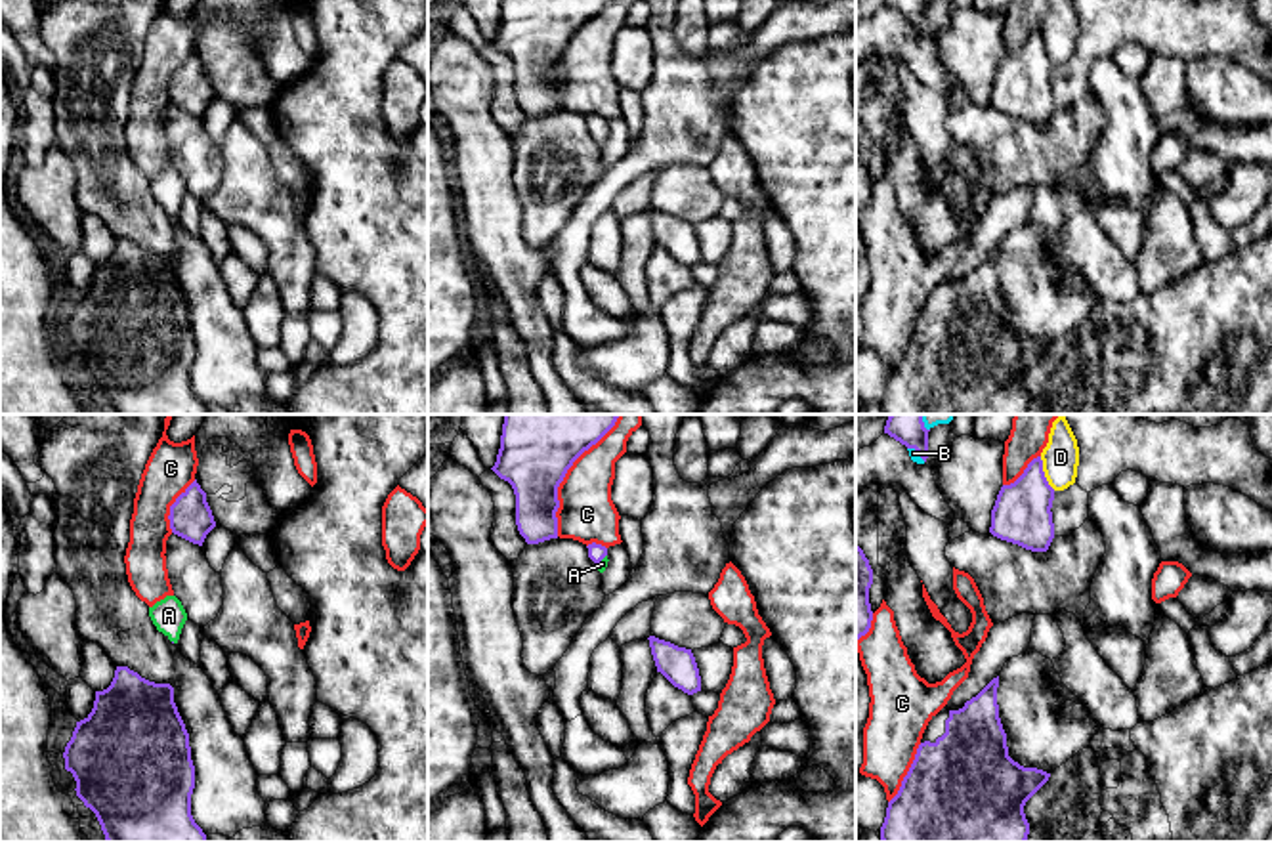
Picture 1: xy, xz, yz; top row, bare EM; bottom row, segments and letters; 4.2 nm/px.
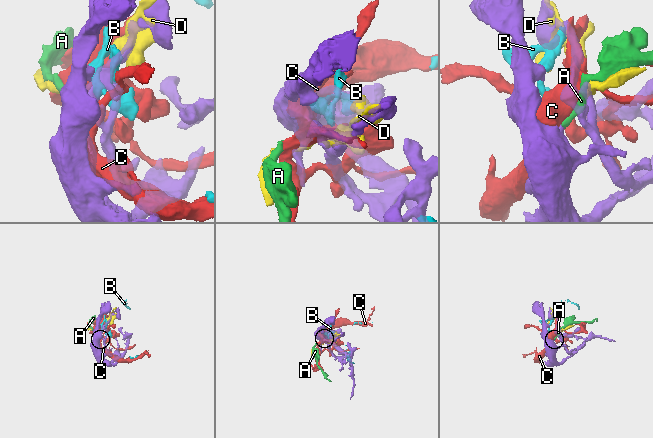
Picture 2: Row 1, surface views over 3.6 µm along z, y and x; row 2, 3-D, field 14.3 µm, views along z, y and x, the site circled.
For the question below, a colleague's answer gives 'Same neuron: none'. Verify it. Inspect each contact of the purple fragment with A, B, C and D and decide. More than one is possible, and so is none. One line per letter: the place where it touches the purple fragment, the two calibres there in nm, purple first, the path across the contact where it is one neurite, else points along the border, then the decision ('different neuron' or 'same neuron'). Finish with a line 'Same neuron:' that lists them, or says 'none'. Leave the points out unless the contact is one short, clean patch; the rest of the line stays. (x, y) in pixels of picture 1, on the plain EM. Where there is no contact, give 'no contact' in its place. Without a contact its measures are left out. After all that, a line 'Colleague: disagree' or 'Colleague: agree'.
A: xz (602, 130) | 80/40 nm | across xz (596, 125), (602, 130), (602, 136) | same neuron
B: yz (917, 23) | 100/40 nm | along yz (908, 20), (925, 33) | different neuron
C: xz (562, 52) | 280/240 nm | different neuron
D: yz (1043, 46) | 240/160 nm | different neuron
Same neuron: A
Colleague: disagree

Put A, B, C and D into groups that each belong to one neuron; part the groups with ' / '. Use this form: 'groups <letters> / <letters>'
groups A / B C / D

